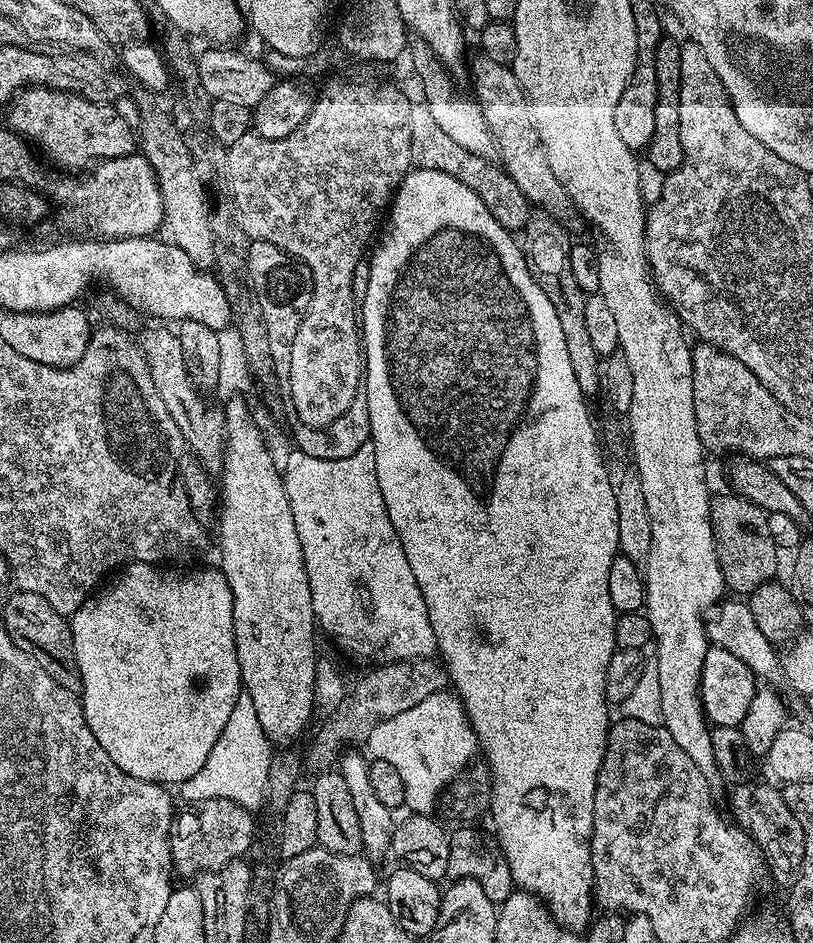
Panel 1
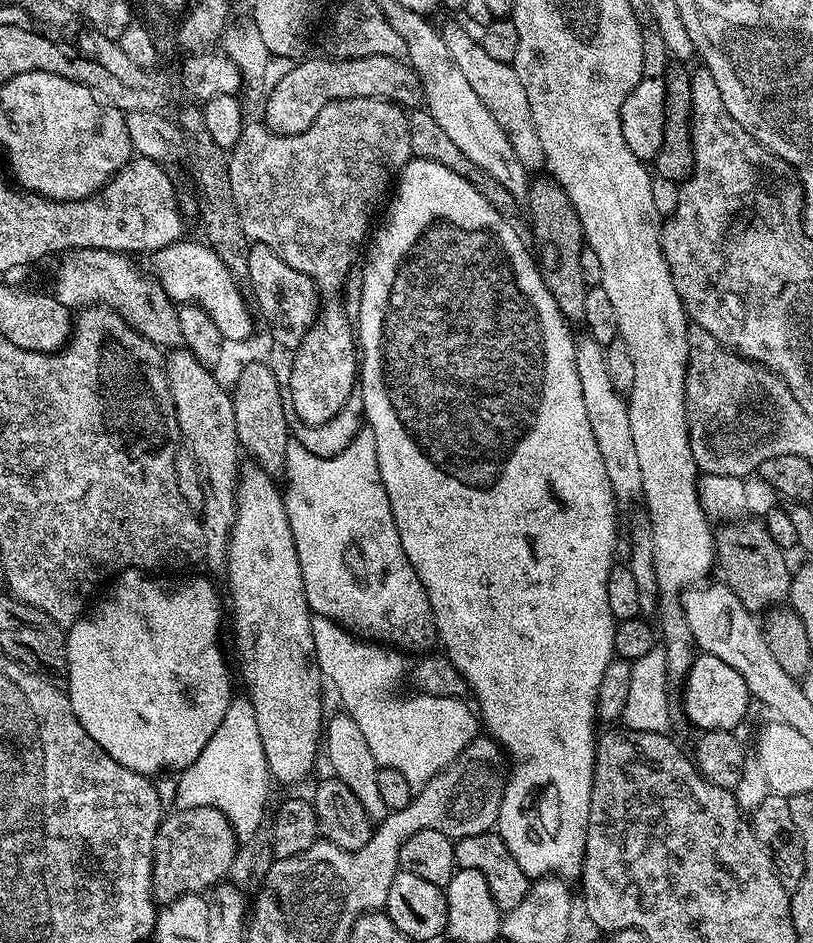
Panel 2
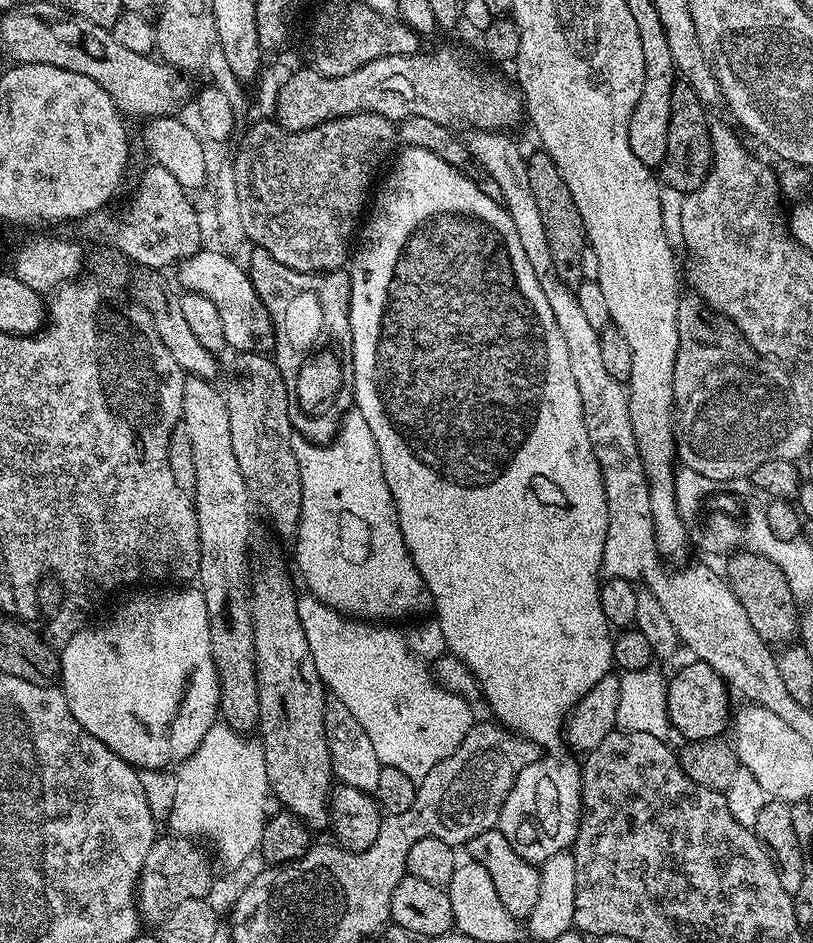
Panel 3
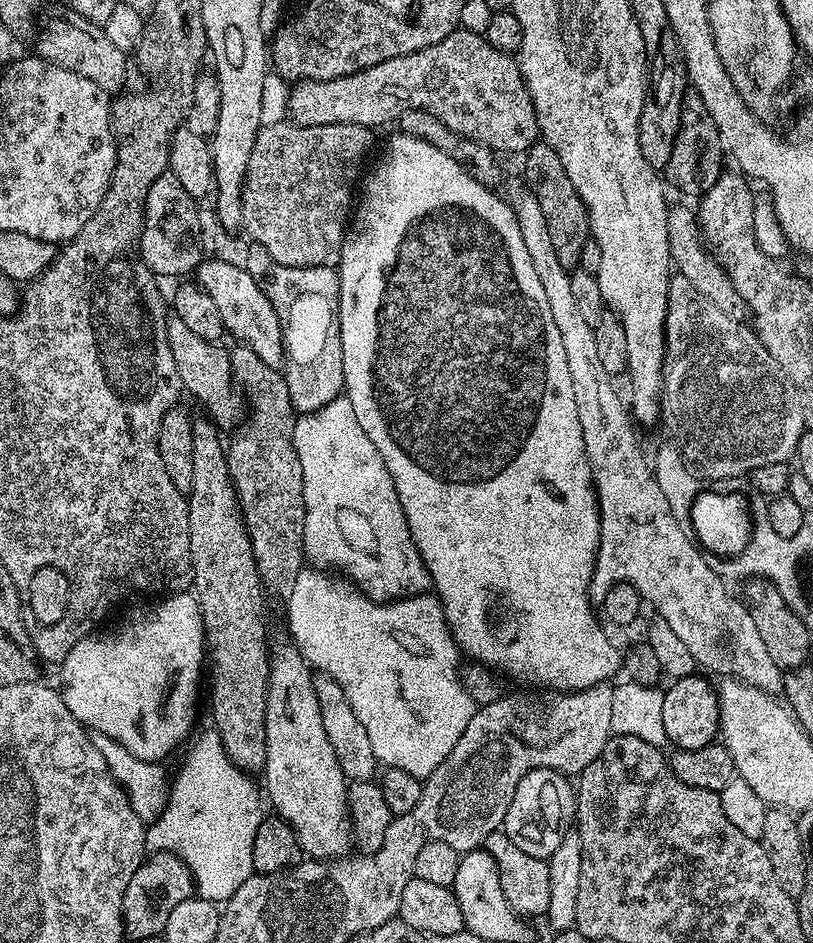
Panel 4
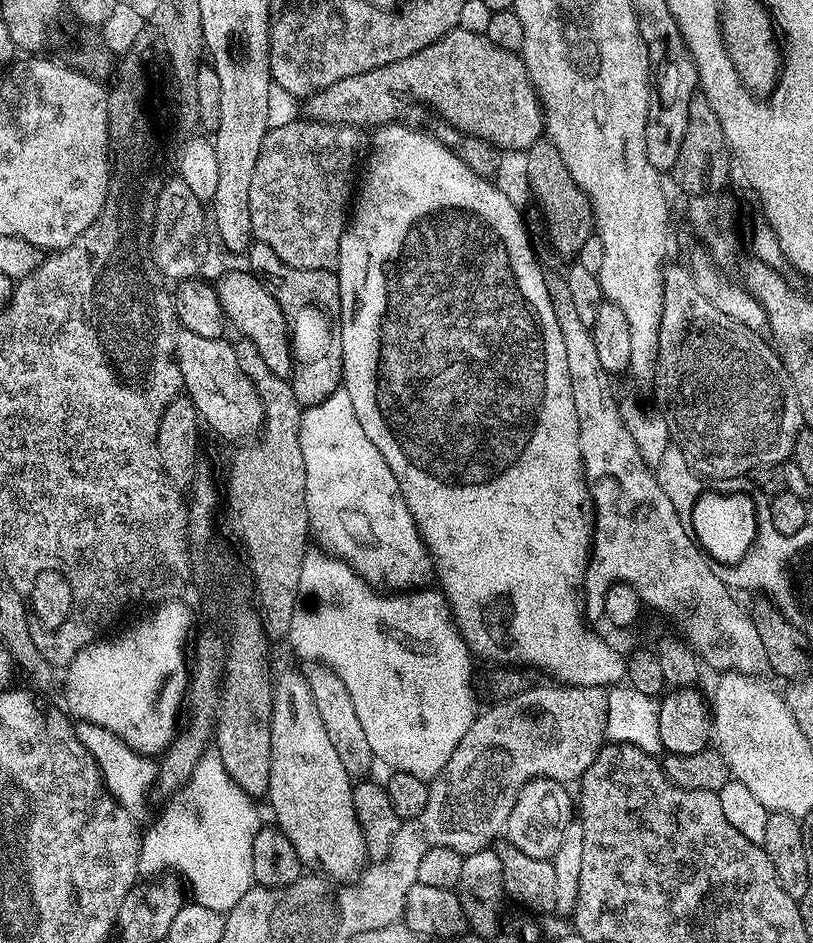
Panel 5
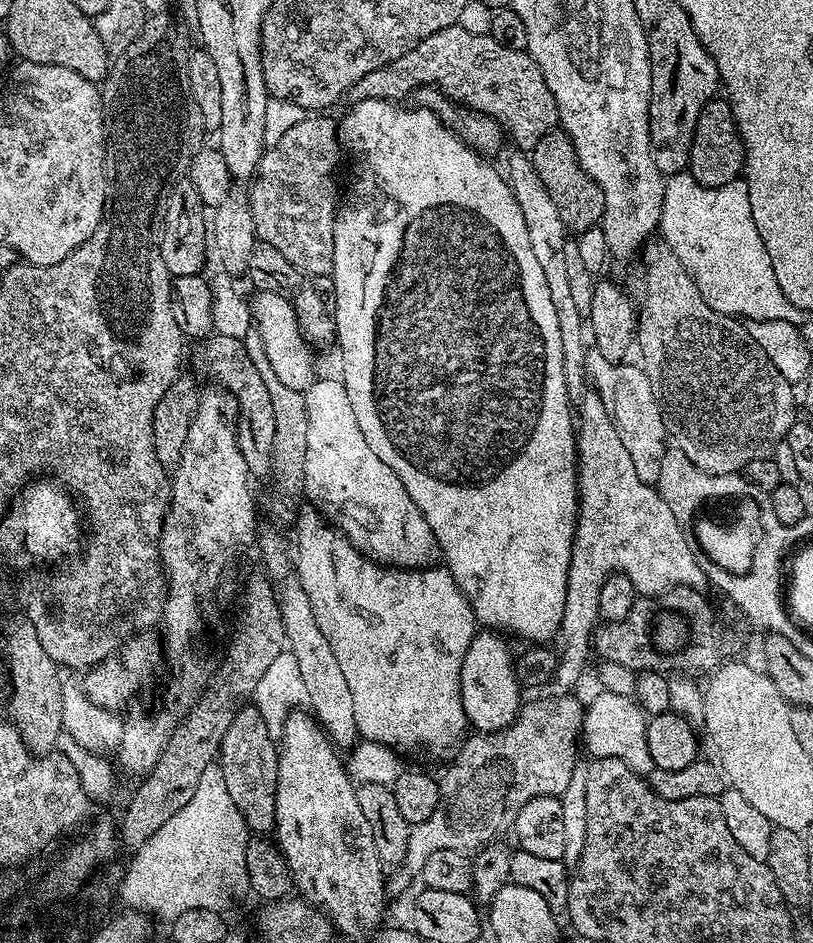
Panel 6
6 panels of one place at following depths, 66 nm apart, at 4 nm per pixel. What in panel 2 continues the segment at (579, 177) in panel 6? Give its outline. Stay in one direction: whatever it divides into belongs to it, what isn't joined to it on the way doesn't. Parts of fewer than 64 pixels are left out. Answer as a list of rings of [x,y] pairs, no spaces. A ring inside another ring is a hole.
[[[543,174],[528,185],[526,203],[528,212],[532,215],[532,230],[540,239],[540,256],[538,252],[538,267],[544,285],[550,290],[558,310],[569,322],[580,322],[584,319],[586,310],[586,294],[589,285],[583,280],[582,267],[579,259],[586,247],[582,222],[562,186],[553,180],[551,175]]]

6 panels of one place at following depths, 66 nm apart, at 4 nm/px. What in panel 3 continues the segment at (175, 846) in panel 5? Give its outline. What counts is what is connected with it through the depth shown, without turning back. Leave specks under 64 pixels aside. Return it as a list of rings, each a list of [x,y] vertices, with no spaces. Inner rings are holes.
[[[217,722],[210,726],[210,730],[206,730],[206,738],[202,738],[198,750],[194,750],[194,754],[180,761],[174,773],[177,776],[178,787],[175,788],[173,809],[170,810],[166,821],[167,831],[187,838],[205,836],[216,847],[221,862],[229,864],[232,868],[246,863],[251,856],[255,857],[260,847],[264,823],[270,815],[266,758],[264,746],[259,739],[239,732],[228,724]]]

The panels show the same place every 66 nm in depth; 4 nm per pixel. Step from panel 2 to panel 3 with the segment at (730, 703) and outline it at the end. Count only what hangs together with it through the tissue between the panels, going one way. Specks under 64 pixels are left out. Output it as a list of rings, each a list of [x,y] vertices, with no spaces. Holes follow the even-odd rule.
[[[693,659],[692,664],[677,670],[668,680],[668,717],[677,733],[685,741],[723,737],[724,727],[729,727],[728,695],[730,689],[724,679],[706,662]]]

